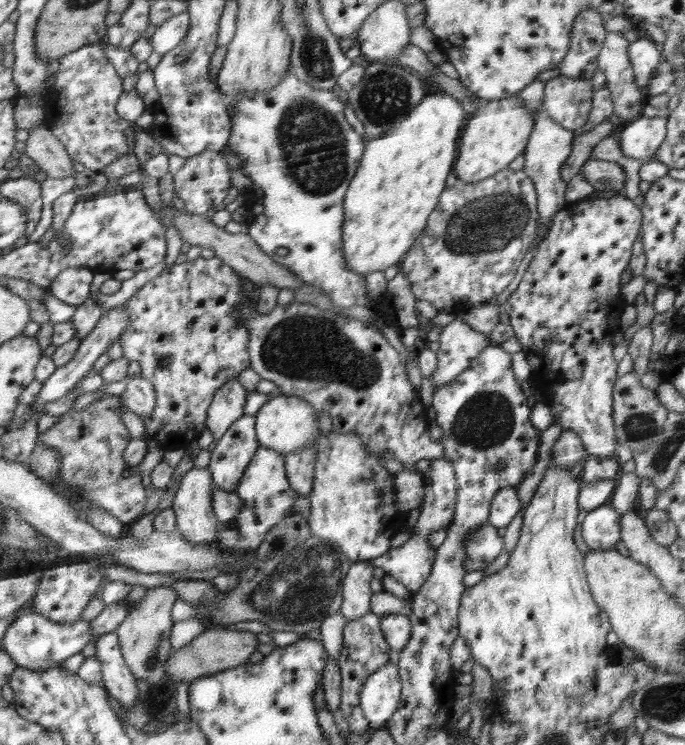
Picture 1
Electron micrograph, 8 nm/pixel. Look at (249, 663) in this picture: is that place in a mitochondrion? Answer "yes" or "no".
no

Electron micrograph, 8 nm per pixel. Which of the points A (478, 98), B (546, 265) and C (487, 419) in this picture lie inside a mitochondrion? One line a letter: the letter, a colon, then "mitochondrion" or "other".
A: other
B: other
C: mitochondrion

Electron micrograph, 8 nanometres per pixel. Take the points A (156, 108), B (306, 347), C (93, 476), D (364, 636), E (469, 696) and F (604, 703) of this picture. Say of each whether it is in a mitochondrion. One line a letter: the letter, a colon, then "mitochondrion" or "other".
A: other
B: mitochondrion
C: mitochondrion
D: mitochondrion
E: other
F: other

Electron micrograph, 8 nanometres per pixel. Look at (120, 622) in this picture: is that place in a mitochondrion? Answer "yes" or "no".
no

